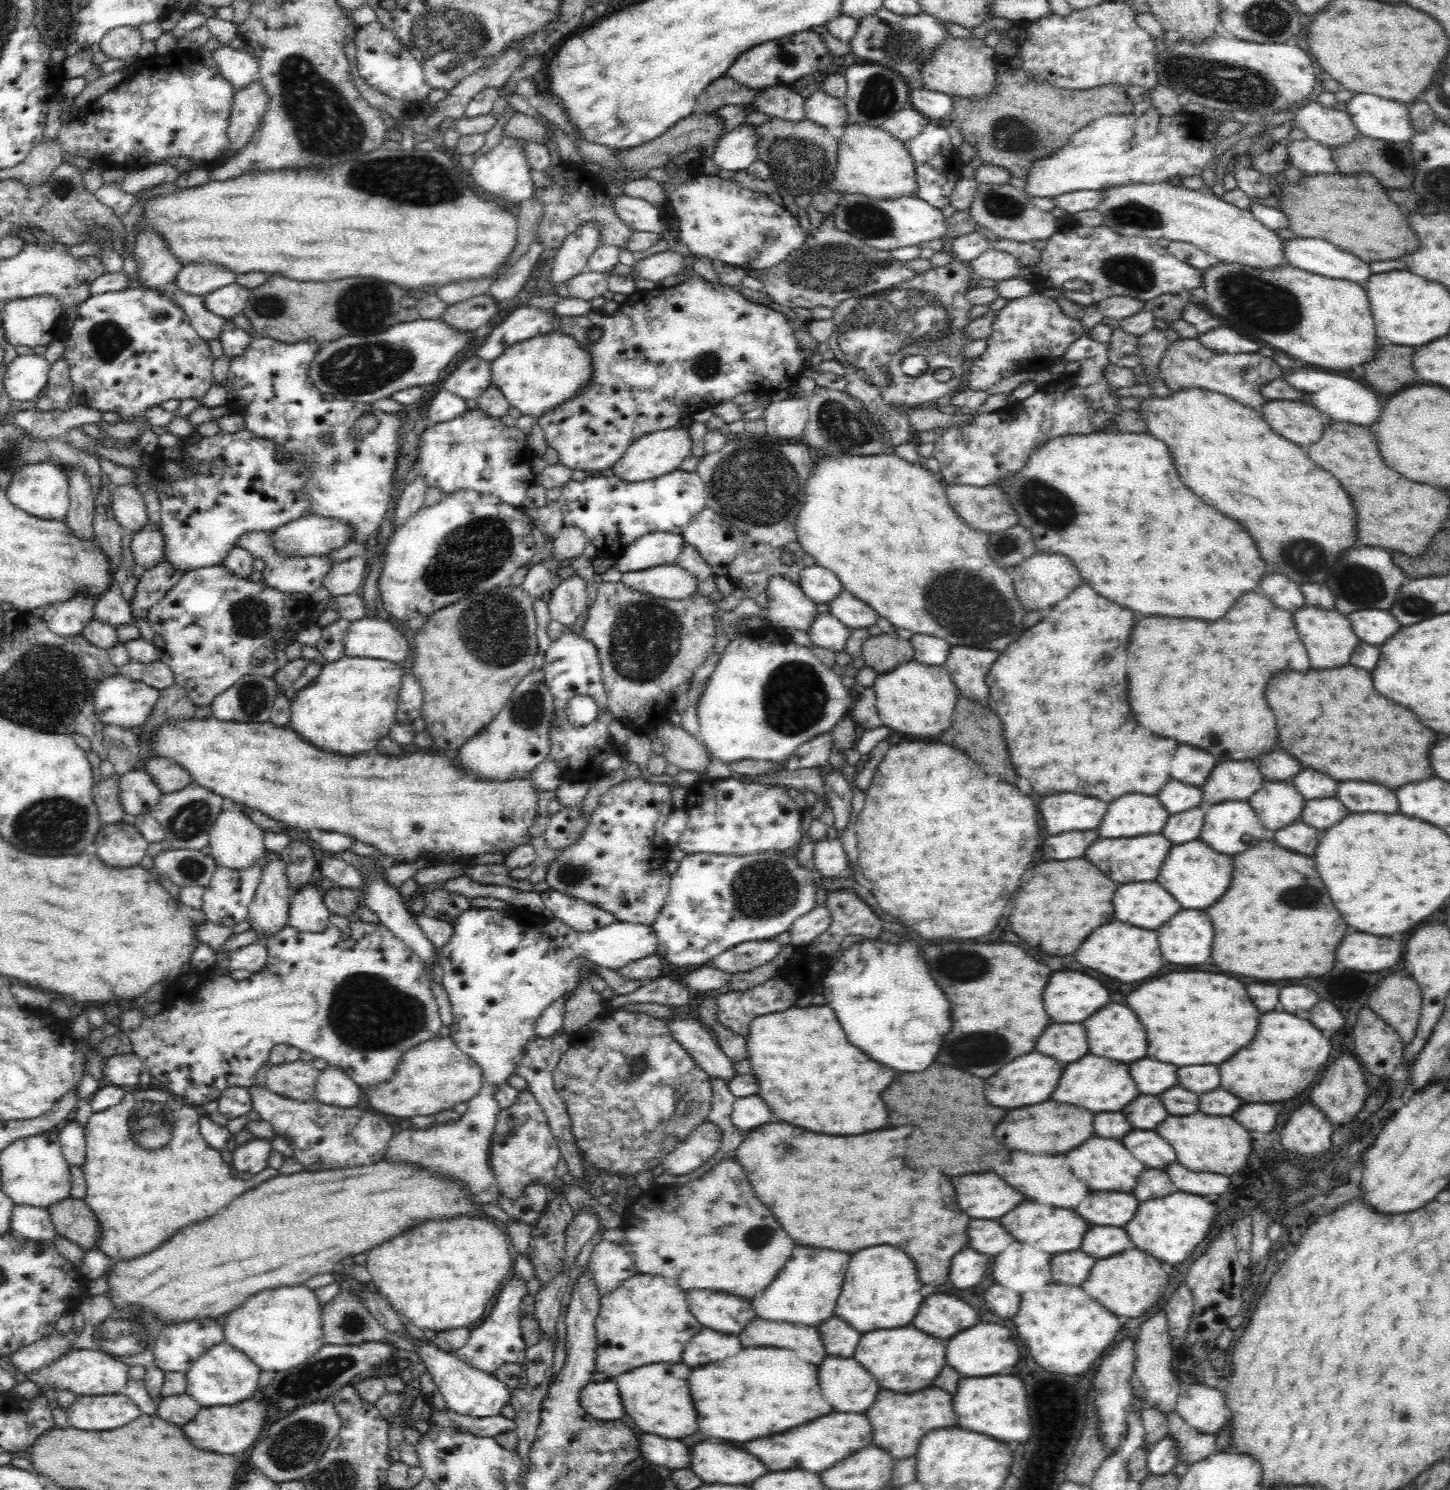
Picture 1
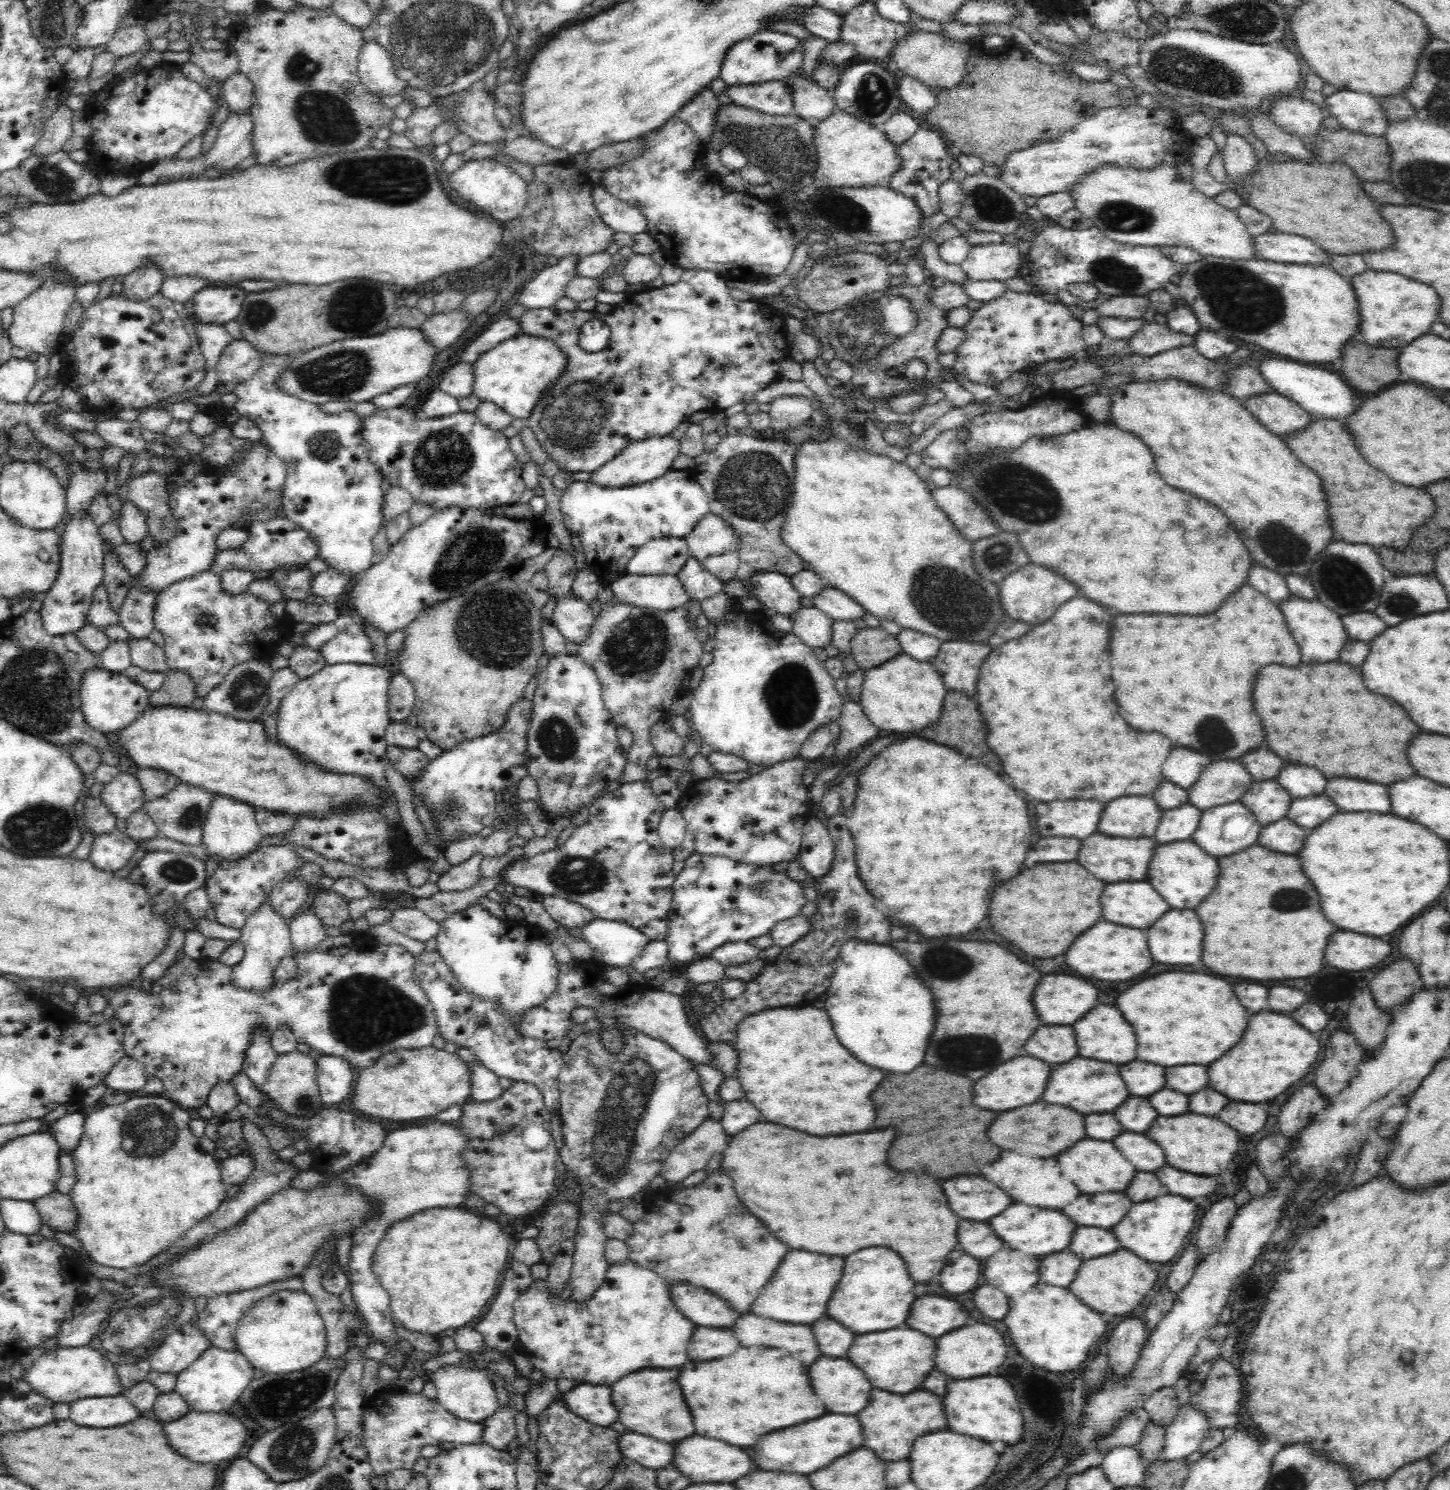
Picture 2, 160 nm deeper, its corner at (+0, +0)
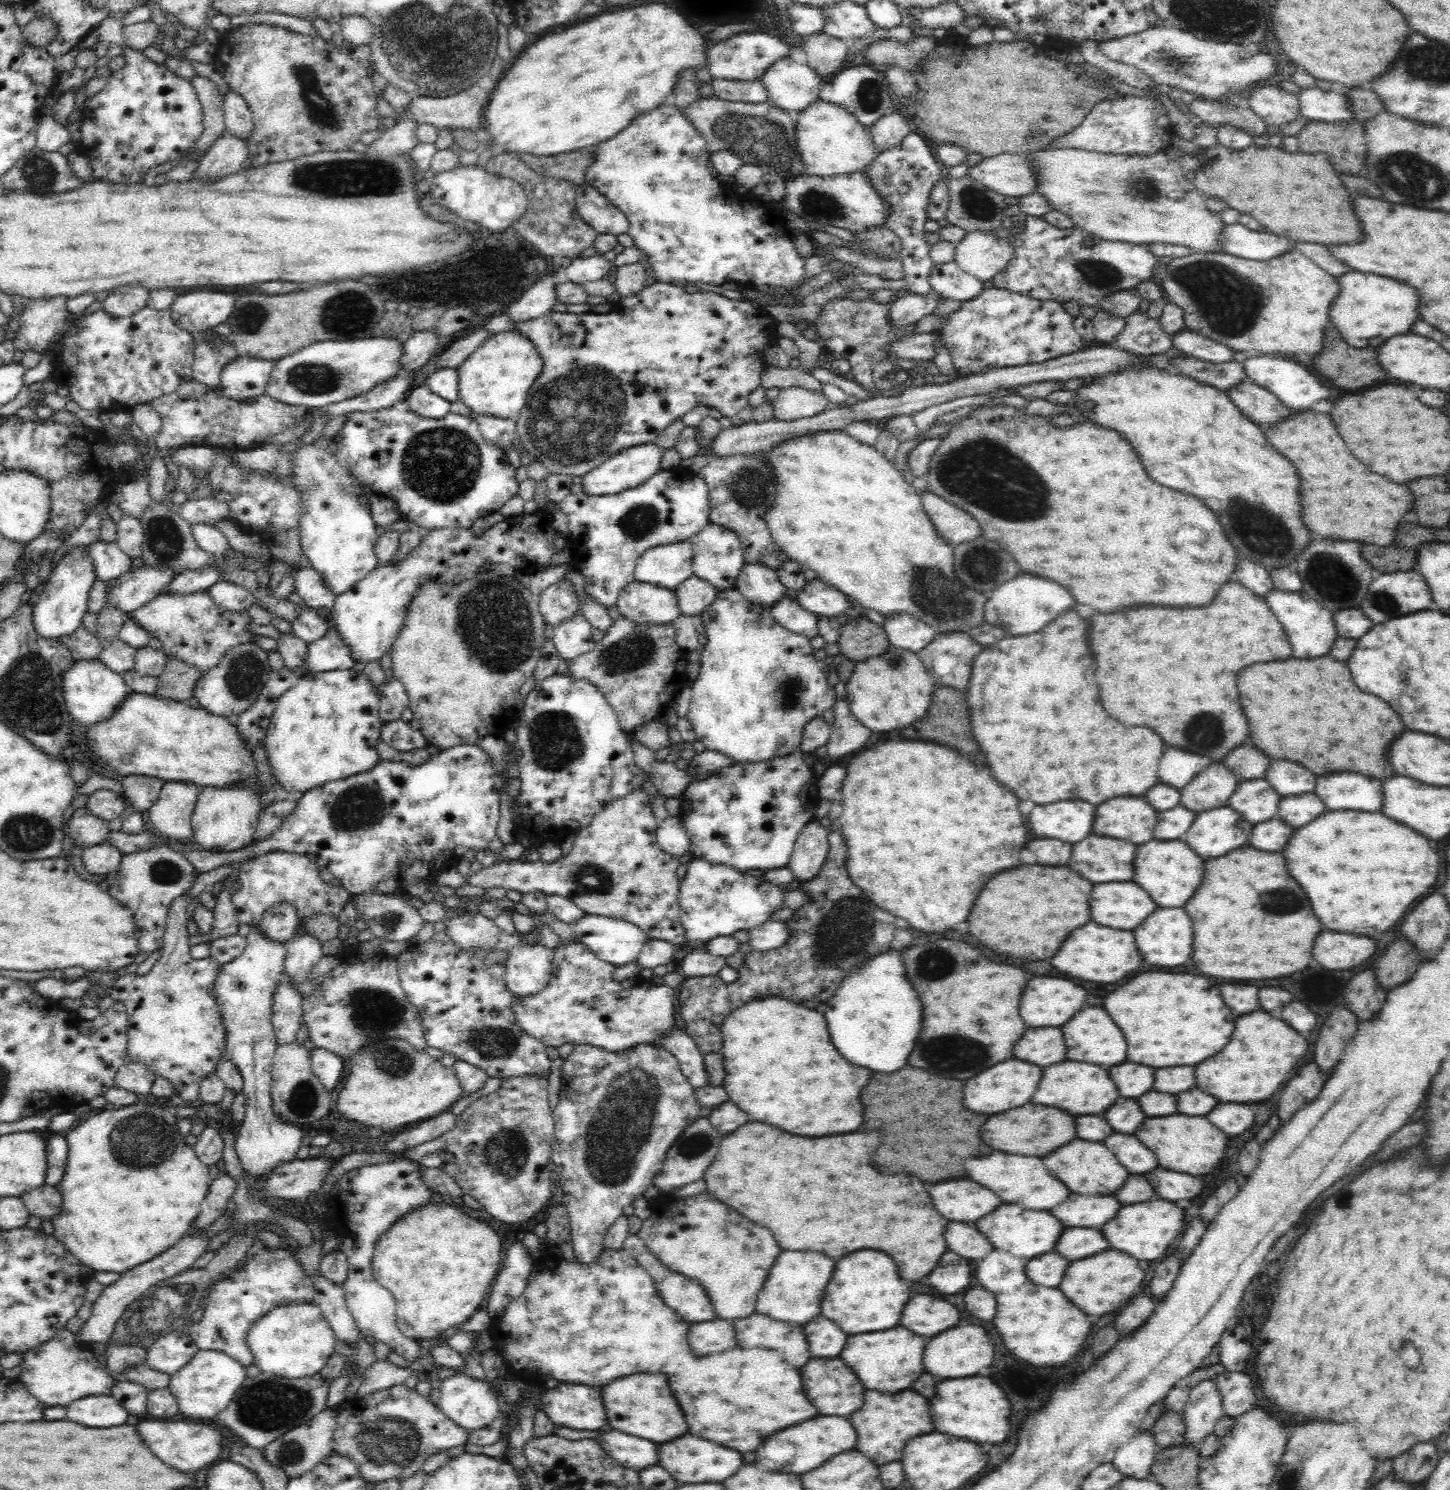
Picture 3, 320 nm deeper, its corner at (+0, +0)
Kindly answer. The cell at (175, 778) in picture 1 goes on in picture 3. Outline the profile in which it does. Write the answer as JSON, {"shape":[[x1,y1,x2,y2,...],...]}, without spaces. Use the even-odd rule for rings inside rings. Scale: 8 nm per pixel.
{"shape":[[130,775,124,777,120,782,122,793,138,811,148,811,158,800,162,786,165,781,158,778]]}

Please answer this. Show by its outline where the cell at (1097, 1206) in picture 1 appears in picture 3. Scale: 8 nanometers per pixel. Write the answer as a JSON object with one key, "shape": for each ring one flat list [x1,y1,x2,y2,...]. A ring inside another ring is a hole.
{"shape":[[1070,1194,1066,1202,1058,1204,1050,1212,1060,1218,1062,1226,1074,1228,1098,1228,1114,1218,1120,1204,1114,1196,1100,1196,1100,1198,1088,1198,1080,1194]]}

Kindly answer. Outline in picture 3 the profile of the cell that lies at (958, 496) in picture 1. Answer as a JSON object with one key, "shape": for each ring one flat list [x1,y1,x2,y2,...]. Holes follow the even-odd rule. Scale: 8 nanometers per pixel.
{"shape":[[930,491,920,493,922,509,932,521,934,533,946,543,956,546,980,536,980,526,966,511,944,501]]}

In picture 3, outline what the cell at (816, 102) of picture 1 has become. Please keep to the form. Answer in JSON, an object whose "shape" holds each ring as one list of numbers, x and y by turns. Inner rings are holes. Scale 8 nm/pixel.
{"shape":[[790,55,766,68,758,81,766,87,768,102,793,115,818,100,818,92,823,85,812,67,798,64]]}

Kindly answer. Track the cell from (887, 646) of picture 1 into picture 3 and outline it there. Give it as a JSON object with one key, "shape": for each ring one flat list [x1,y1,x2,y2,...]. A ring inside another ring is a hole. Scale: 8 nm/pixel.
{"shape":[[862,616,849,618,846,624,838,626,836,644,840,655,858,661,882,654,888,648,889,640,882,626]]}

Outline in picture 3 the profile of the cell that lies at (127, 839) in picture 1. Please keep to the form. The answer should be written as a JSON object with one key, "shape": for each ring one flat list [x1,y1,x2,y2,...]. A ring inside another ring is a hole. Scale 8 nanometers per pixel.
{"shape":[[106,842,85,848,81,855,86,870,93,876,111,877,118,869,120,858,122,858,120,850]]}

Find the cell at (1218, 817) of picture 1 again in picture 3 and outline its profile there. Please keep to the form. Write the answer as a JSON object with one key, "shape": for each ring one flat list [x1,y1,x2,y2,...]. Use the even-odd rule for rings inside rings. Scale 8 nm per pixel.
{"shape":[[1228,806,1216,807,1195,815,1186,830,1186,842,1202,858,1218,858,1246,844,1252,824]]}

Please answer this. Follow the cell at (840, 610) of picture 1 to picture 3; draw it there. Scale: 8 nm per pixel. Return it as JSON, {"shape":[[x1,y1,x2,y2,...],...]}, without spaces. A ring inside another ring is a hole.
{"shape":[[819,579,808,580,804,588,796,591,794,599,804,610,815,615,837,617,850,608,850,601,844,593]]}

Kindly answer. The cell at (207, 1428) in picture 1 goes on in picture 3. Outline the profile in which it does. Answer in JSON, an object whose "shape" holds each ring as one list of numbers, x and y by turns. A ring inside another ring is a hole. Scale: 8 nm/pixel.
{"shape":[[178,1417,178,1420,168,1420,168,1422,160,1422,160,1420,150,1420,150,1422,142,1422,136,1426,138,1434,144,1438,144,1446,148,1446,156,1458,160,1458,166,1466,172,1466,184,1474,188,1472,196,1472,200,1468,204,1468,206,1464,212,1464,220,1452,222,1452,222,1434,216,1428,204,1426,201,1422,184,1420]]}

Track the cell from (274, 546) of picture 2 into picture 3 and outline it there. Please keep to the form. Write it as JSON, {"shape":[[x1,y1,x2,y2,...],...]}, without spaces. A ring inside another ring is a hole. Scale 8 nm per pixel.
{"shape":[[208,568,198,570,185,570,176,573,176,576,168,582,168,586,162,590,164,595,187,595,198,591,206,591,212,584,218,582,218,571]]}

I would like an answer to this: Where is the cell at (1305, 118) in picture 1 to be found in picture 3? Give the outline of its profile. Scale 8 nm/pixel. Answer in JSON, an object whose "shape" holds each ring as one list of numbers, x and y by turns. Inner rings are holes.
{"shape":[[1276,85,1256,86,1244,95,1246,103,1256,116,1262,118,1267,125,1278,127,1300,118,1298,97,1288,93]]}

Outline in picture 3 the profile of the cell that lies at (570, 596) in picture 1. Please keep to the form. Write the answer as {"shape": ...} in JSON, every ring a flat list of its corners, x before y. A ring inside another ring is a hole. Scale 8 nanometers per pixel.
{"shape":[[580,612,554,627,551,641,558,651,558,658,570,664,573,658,592,650,595,647,592,641,592,629,588,619]]}

